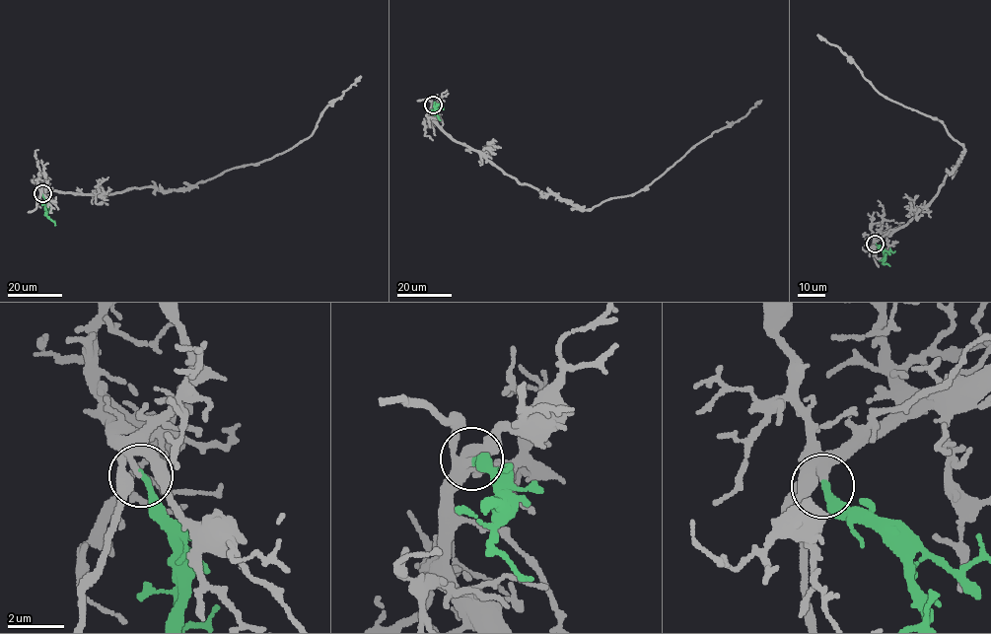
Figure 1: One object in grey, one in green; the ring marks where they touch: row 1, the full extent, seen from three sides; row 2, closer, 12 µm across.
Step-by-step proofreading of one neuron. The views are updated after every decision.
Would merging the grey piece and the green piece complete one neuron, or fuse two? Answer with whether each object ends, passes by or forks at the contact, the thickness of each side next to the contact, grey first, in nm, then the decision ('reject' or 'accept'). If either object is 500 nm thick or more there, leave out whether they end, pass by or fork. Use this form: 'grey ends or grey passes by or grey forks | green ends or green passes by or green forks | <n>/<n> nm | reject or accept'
grey passes by | green ends | 170/240 nm | accept

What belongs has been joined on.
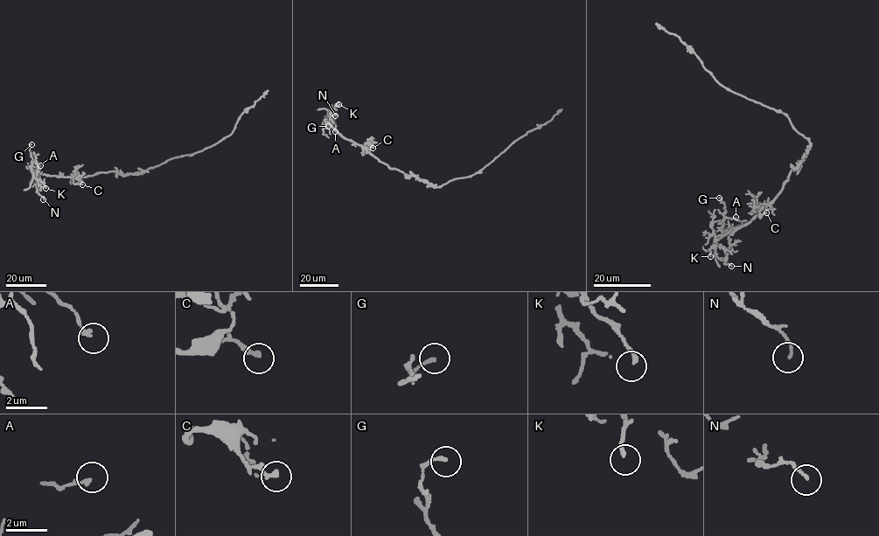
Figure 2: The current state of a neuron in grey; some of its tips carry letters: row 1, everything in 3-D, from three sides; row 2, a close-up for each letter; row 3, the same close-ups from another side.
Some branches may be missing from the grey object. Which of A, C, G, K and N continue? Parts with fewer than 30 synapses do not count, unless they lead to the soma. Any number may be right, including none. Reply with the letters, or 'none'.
none

